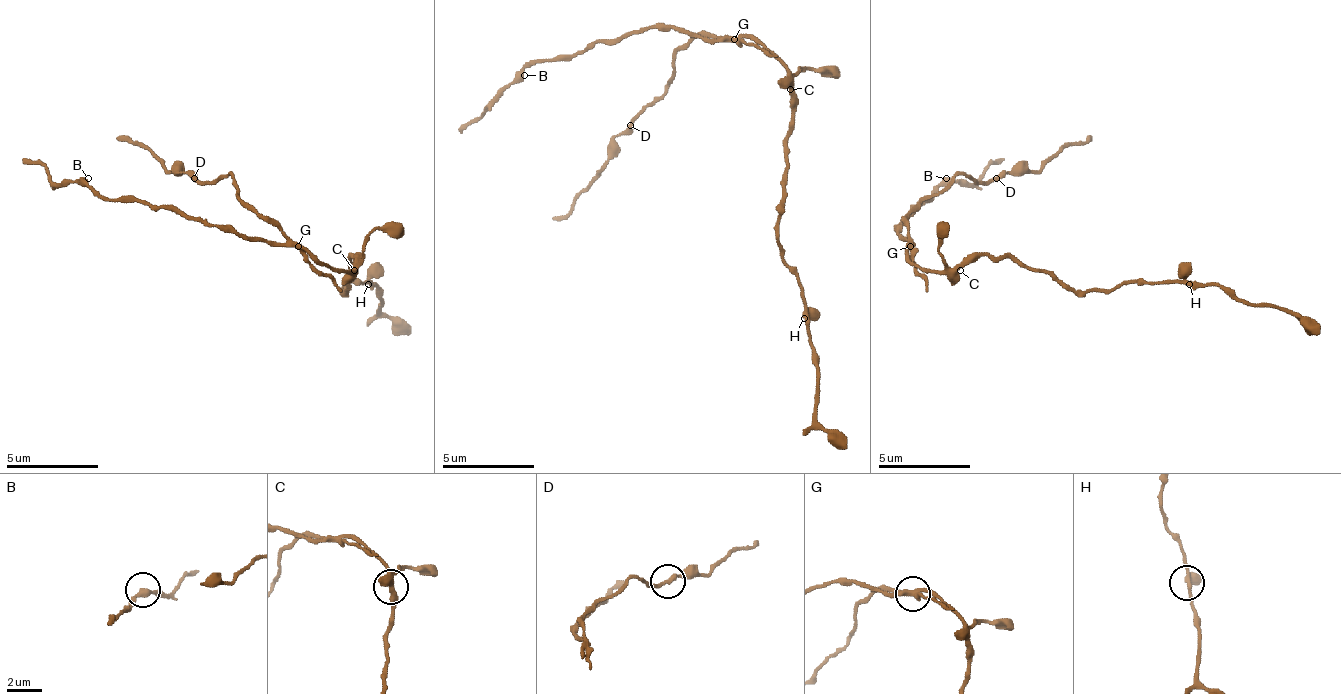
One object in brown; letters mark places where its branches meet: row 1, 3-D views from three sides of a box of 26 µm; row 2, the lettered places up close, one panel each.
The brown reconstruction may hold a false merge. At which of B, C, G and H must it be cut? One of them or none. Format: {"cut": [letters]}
{"cut": ["G"]}

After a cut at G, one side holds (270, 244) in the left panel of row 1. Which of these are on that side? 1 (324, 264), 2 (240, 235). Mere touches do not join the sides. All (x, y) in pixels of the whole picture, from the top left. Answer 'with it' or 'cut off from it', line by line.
1: with it
2: with it

